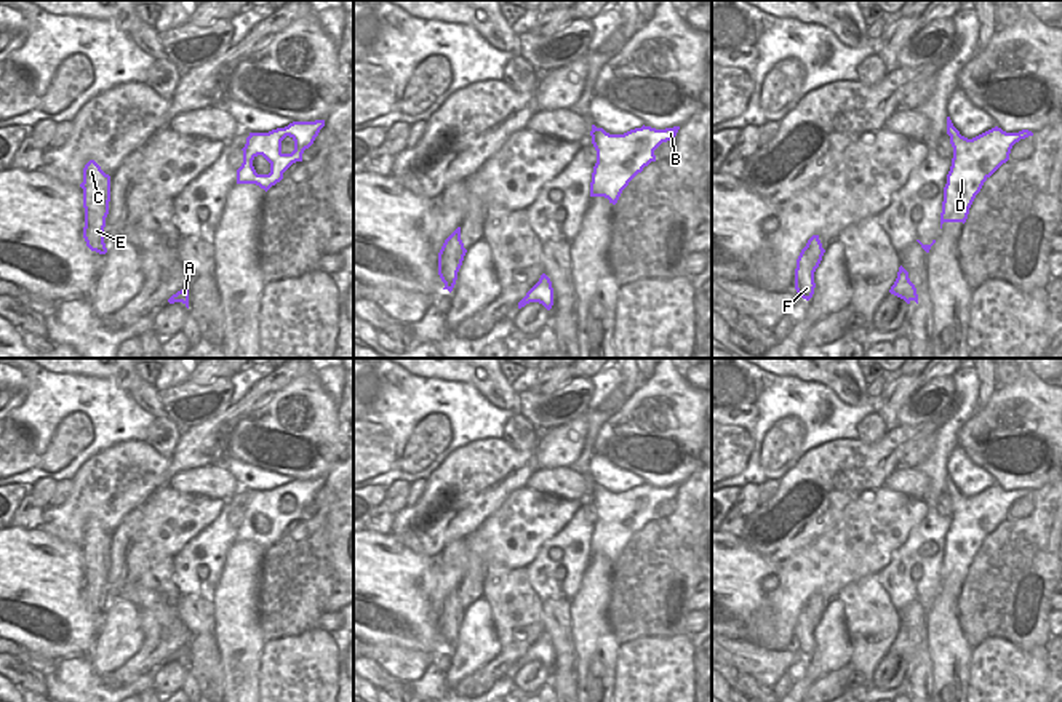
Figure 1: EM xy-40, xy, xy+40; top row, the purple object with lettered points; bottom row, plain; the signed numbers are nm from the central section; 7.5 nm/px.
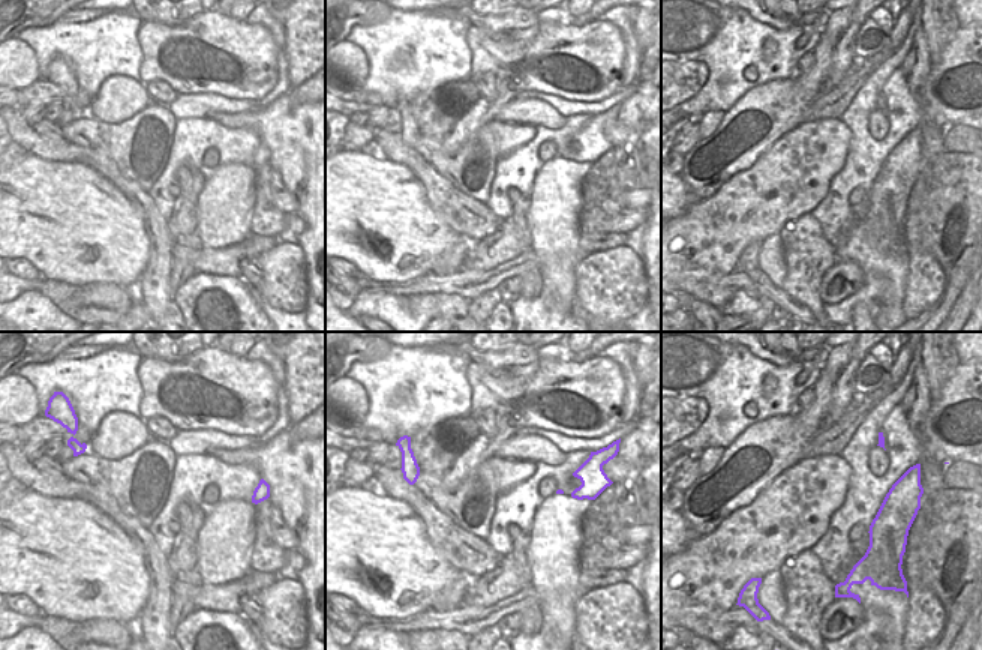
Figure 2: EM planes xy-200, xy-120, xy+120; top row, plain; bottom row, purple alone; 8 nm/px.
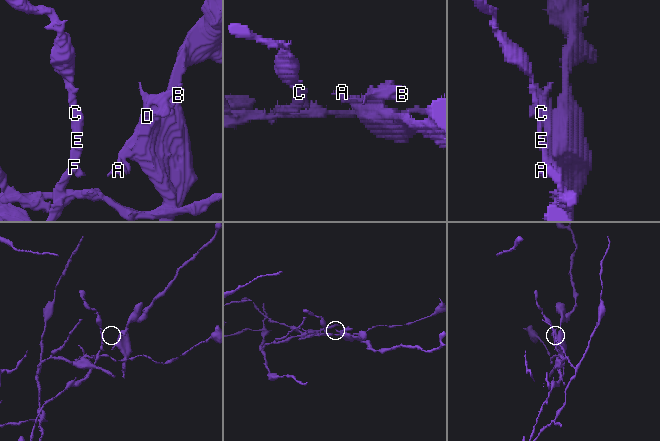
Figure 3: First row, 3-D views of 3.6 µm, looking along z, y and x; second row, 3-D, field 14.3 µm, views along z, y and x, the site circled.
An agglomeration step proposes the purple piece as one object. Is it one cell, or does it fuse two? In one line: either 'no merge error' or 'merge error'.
merge error

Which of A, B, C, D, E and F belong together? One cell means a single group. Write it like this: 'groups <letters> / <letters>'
groups A B D / C E F

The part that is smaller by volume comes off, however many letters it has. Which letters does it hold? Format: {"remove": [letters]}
{"remove": ["C", "E", "F"]}

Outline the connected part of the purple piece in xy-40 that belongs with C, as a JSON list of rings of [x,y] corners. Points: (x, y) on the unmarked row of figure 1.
[[[90,518],[83,526],[80,545],[83,547],[85,566],[83,596],[91,609],[106,612],[104,585],[109,572],[110,534],[94,518]]]

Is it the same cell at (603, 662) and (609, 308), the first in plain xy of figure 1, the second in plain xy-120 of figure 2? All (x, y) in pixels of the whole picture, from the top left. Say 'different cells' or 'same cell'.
different cells

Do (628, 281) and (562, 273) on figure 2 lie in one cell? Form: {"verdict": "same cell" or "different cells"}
{"verdict": "different cells"}

